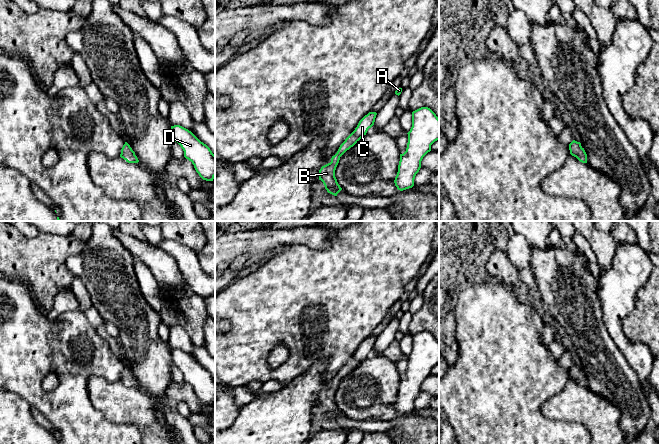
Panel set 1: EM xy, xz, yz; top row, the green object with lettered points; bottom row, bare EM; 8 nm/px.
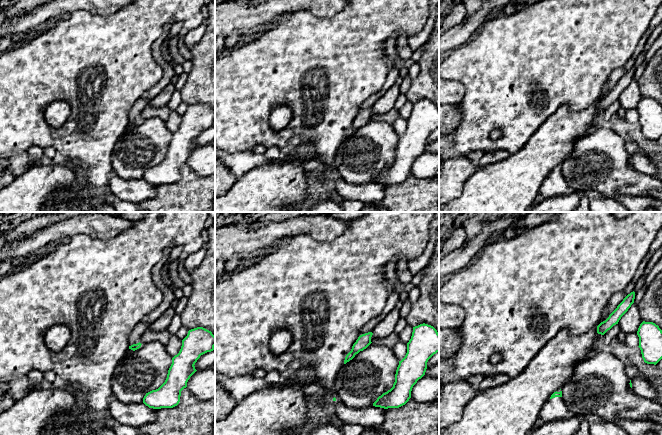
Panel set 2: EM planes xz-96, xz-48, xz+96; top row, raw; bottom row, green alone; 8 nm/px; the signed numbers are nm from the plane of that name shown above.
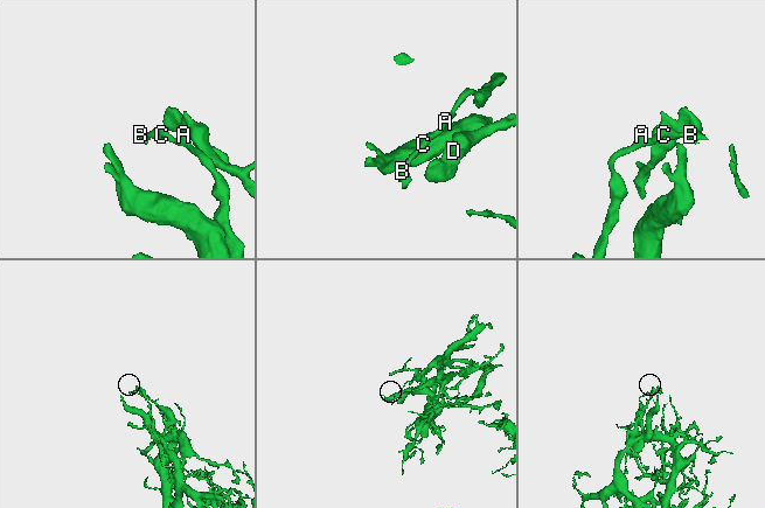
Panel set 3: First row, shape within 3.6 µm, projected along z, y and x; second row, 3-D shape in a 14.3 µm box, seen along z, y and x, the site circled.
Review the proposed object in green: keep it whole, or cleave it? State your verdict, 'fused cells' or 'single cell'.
fused cells

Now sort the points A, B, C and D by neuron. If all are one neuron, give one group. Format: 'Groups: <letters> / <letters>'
Groups: A C D / B

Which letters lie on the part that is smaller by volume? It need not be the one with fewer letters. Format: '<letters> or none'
B

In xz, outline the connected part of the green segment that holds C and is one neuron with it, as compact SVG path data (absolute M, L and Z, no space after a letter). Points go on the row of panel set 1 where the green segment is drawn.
M369 112L359 121L357 127L351 133L356 142L358 142L364 135L366 135L368 129L374 125L376 115L376 112Z

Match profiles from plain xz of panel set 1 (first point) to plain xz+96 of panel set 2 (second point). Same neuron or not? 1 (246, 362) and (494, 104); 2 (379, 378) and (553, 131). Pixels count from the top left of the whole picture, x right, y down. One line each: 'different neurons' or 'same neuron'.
1: same neuron
2: different neurons

